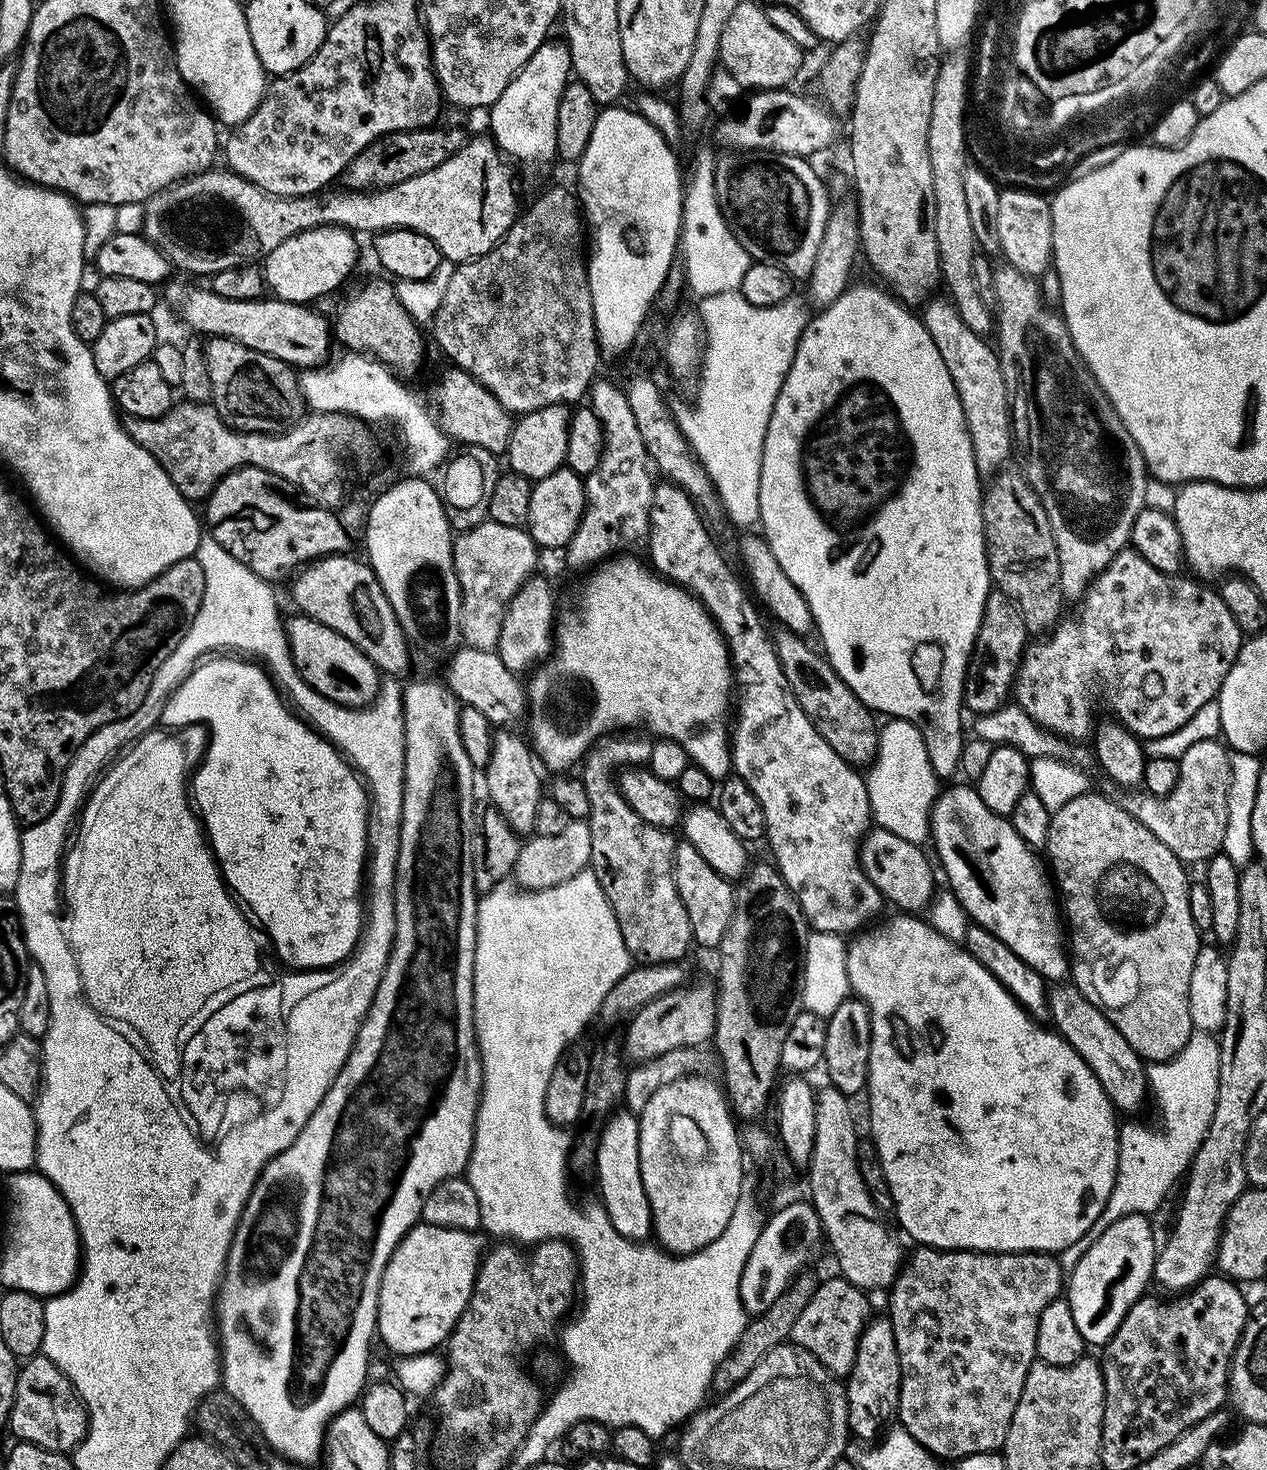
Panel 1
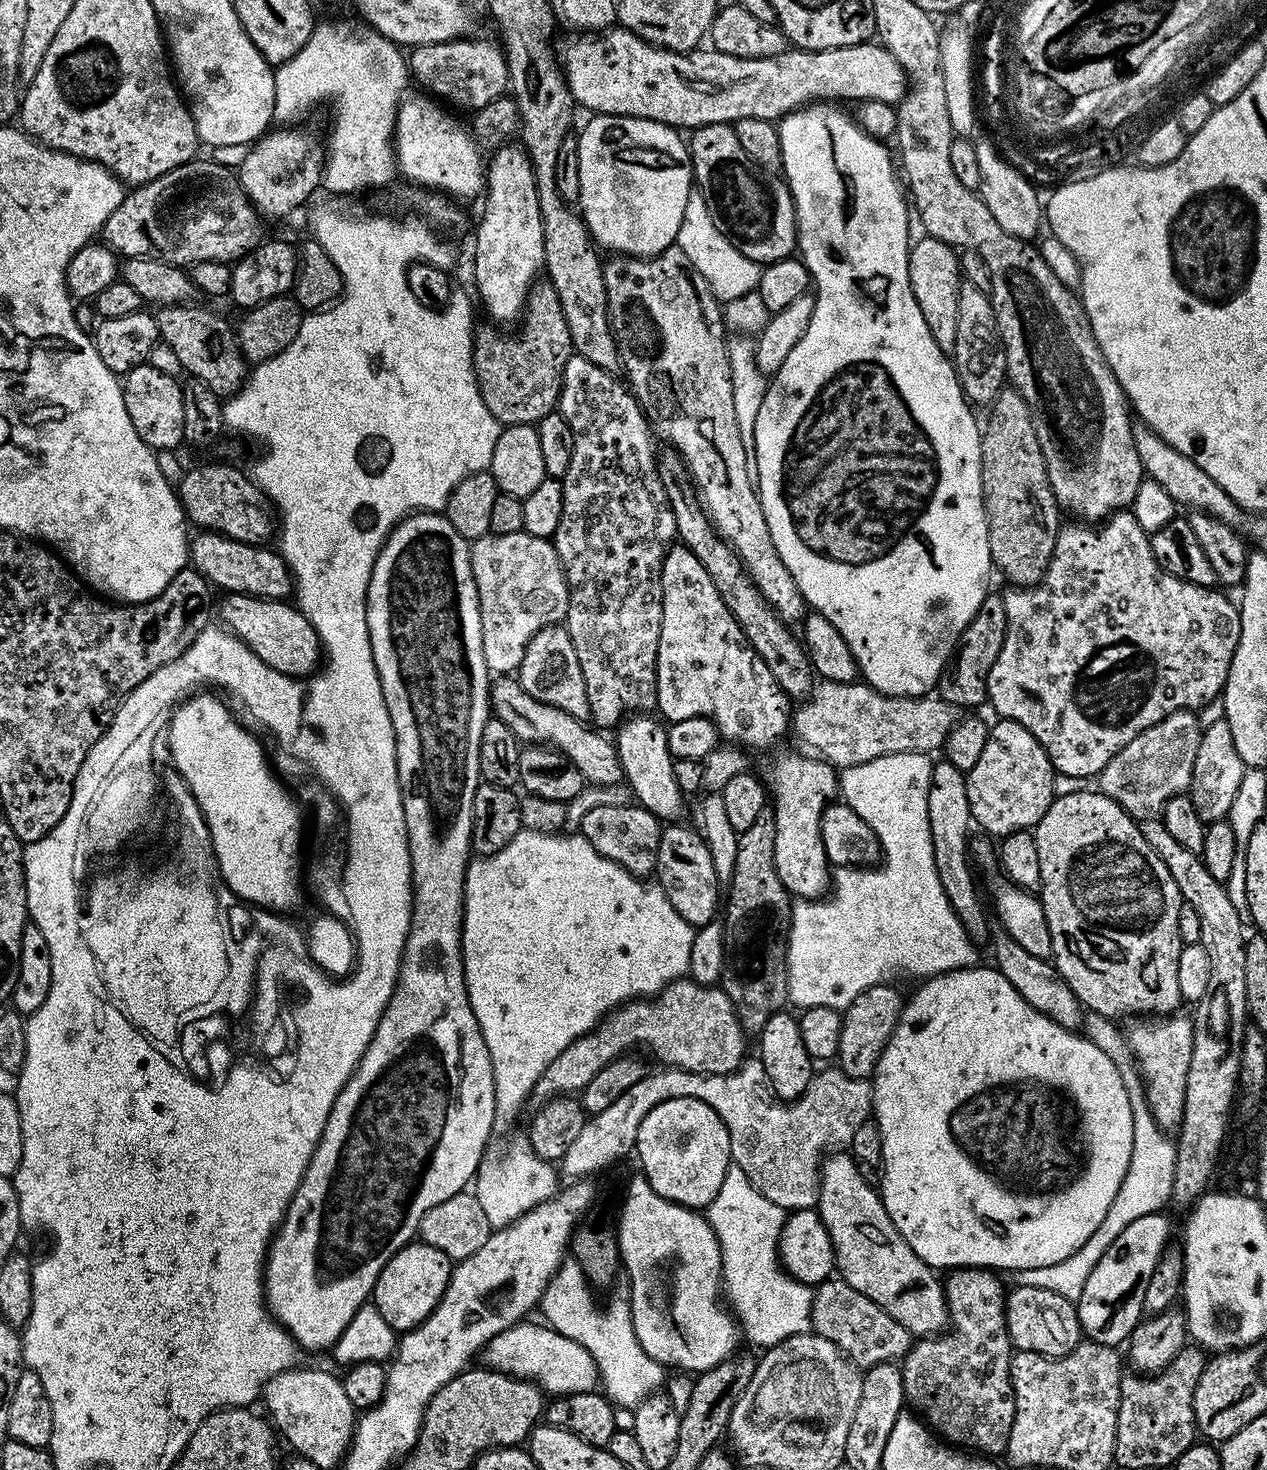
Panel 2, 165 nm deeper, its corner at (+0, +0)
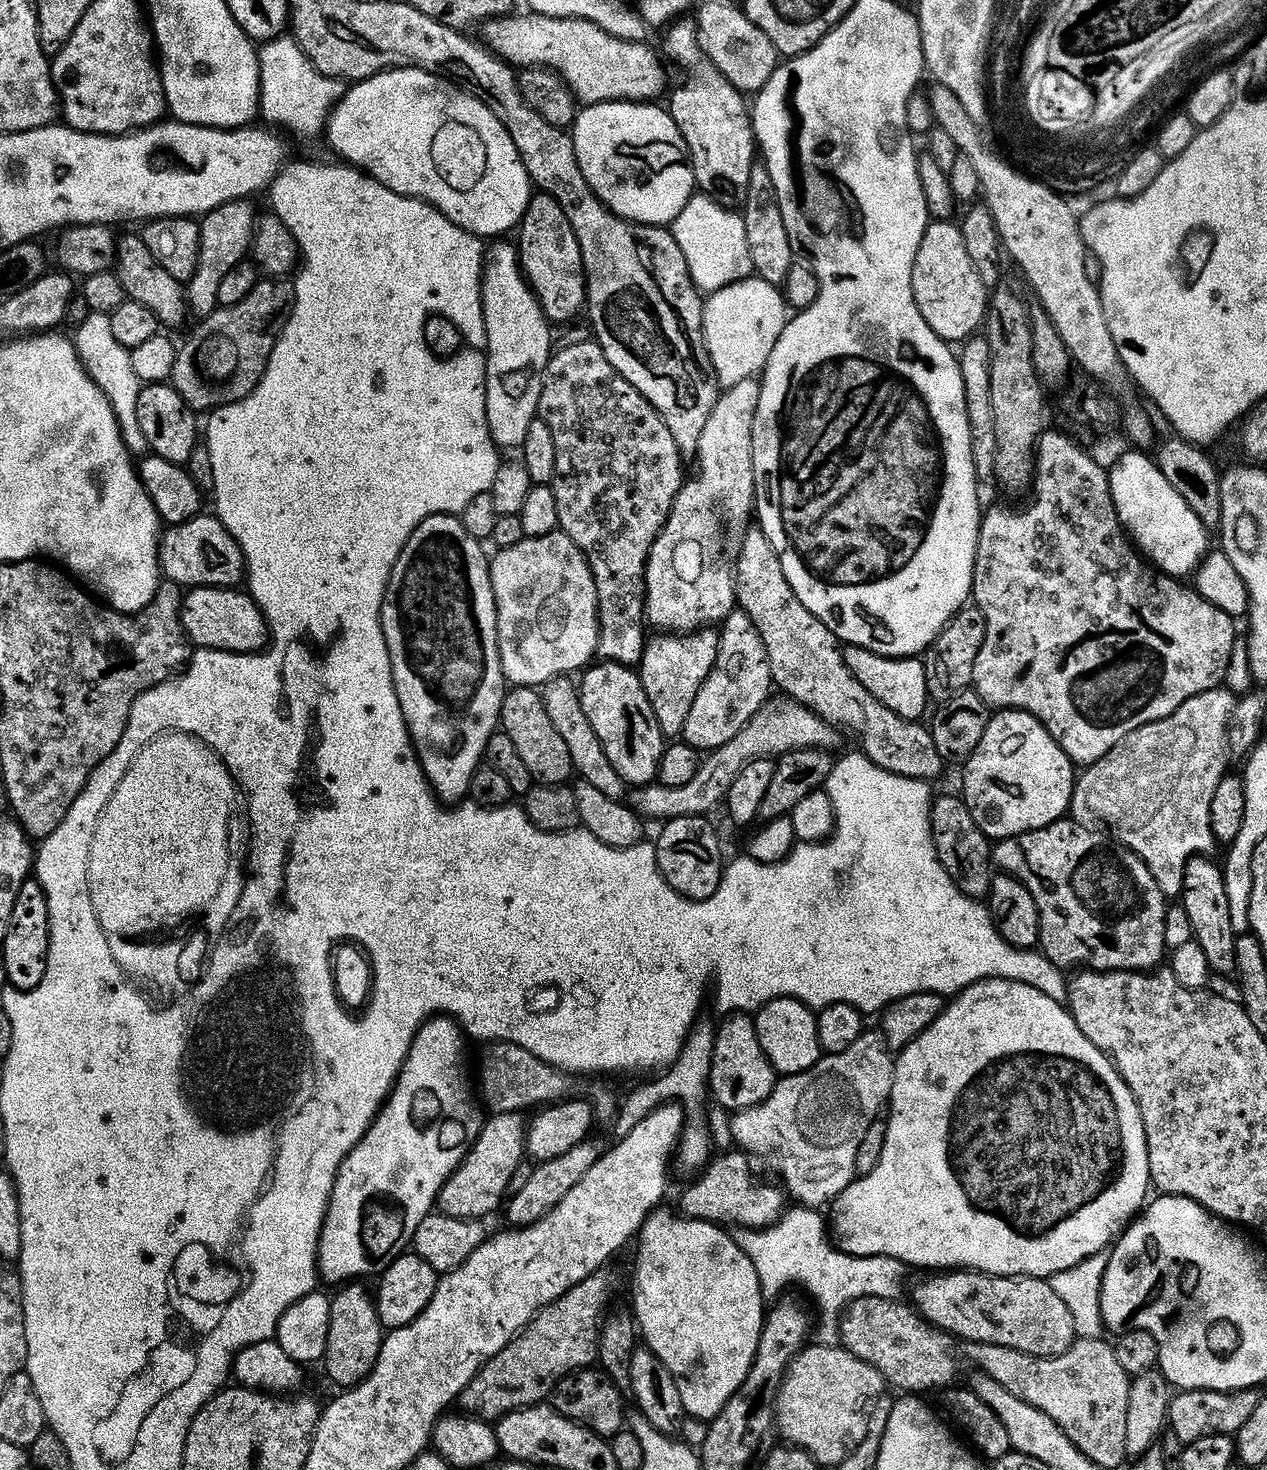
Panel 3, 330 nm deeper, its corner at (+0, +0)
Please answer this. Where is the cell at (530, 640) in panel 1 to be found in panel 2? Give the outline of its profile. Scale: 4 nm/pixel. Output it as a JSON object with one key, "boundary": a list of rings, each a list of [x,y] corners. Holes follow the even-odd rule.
{"boundary":[[[549,624],[538,630],[534,638],[526,646],[526,654],[522,654],[522,662],[518,669],[520,689],[530,698],[538,698],[538,702],[554,706],[576,720],[587,721],[590,713],[586,698],[586,682],[582,674],[582,666],[578,666],[578,654],[574,654],[574,642],[570,638],[567,627],[560,624]]]}

